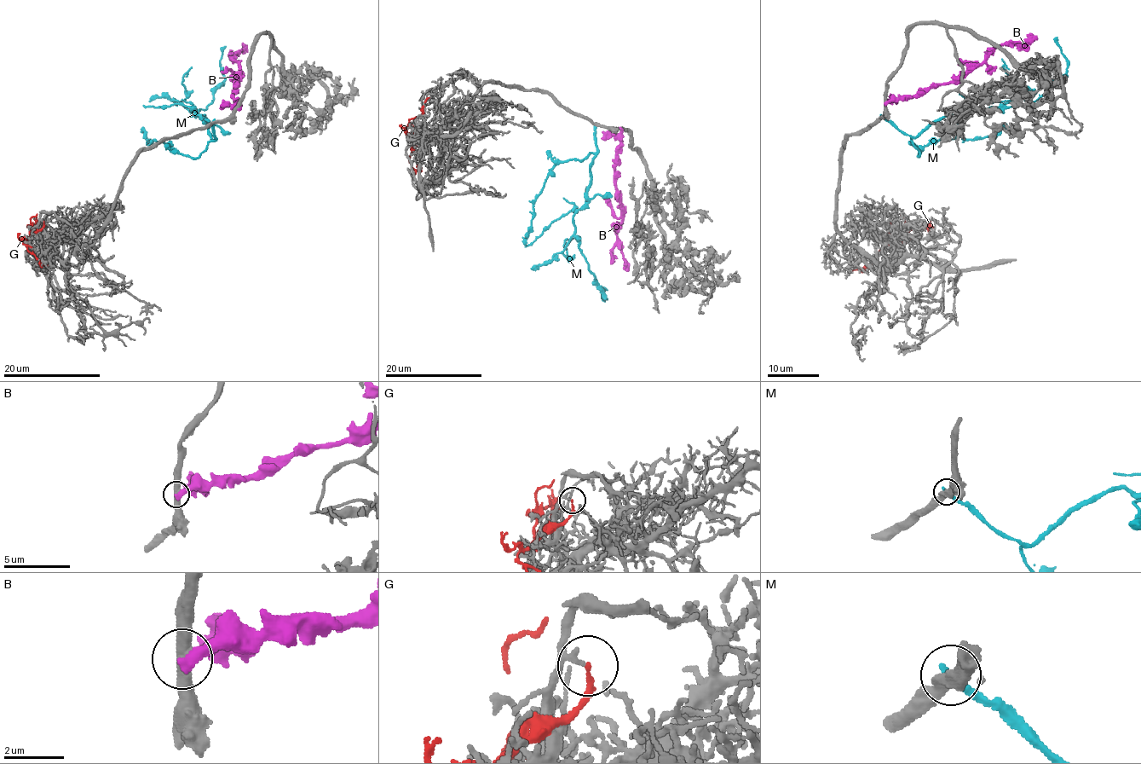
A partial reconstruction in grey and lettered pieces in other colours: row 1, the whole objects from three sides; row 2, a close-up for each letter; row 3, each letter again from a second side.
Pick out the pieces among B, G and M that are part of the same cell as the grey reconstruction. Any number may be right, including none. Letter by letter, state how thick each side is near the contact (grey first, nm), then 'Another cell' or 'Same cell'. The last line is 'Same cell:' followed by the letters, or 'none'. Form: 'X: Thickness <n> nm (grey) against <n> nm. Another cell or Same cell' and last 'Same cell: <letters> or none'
B: Thickness 440 nm (grey) against 400 nm. Another cell
G: Thickness 140 nm (grey) against 180 nm. Another cell
M: Thickness 400 nm (grey) against 360 nm. Another cell
Same cell: none

